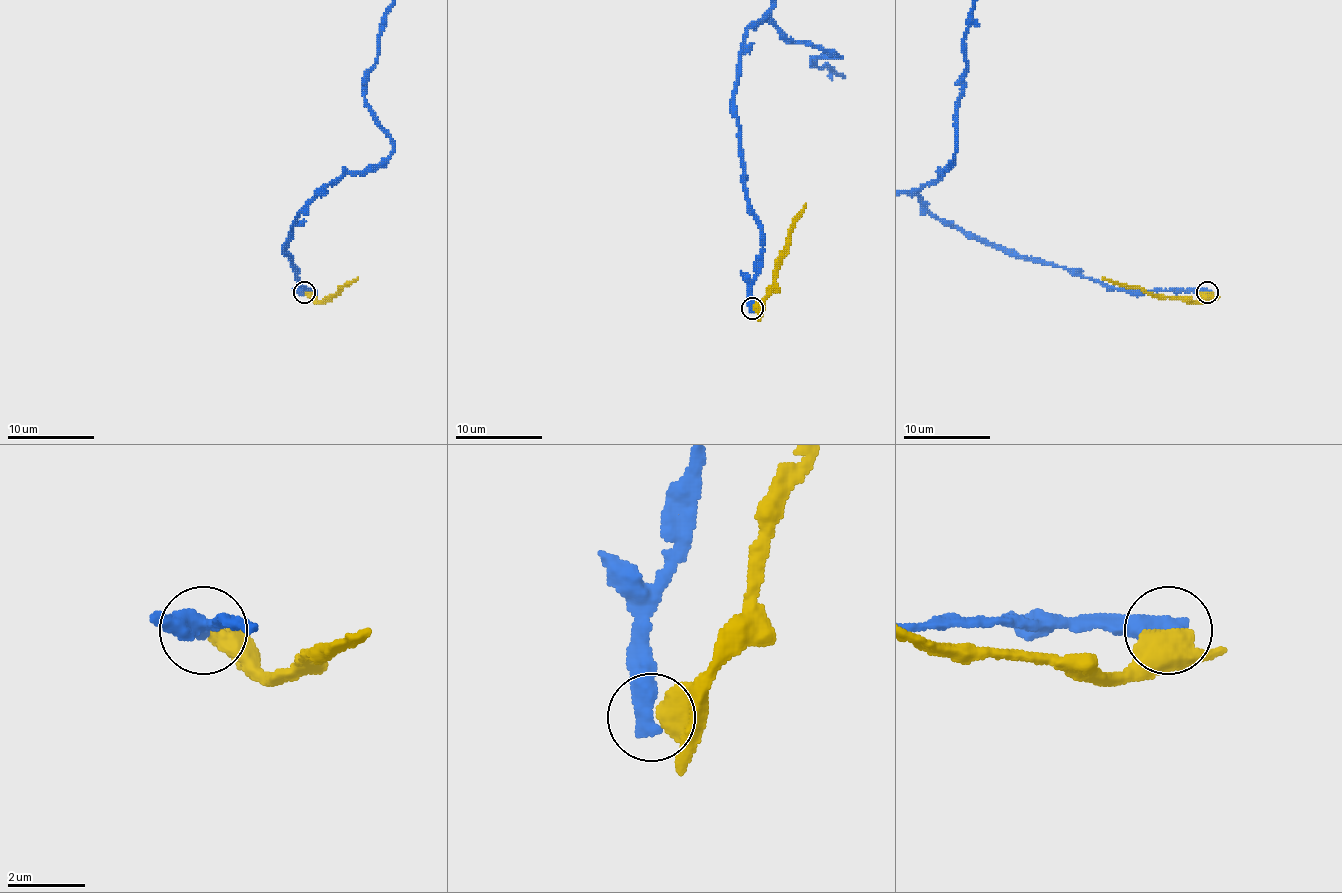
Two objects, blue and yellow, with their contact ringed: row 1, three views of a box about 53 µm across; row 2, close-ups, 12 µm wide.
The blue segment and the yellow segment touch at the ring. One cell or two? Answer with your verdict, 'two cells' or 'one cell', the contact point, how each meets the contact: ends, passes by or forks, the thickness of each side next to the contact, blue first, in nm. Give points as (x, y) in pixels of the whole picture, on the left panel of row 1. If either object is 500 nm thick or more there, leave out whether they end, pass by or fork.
two cells; at (304, 292); 500 nm thick on the blue side, 600 nm on the other

